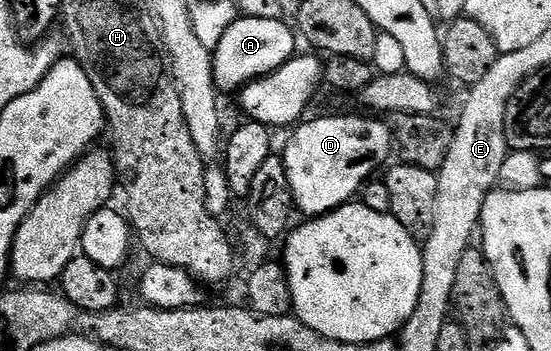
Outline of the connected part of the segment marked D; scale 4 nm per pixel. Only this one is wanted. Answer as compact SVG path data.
M326 115L323 119L307 118L293 128L294 136L291 137L286 151L284 150L286 172L290 187L294 191L297 210L303 211L306 217L327 215L329 211L334 211L342 204L351 202L371 178L369 175L377 167L385 168L391 162L390 154L393 156L396 151L394 134L388 123L380 123L376 120L379 118L376 117L370 118L374 119L361 119L358 115Z

